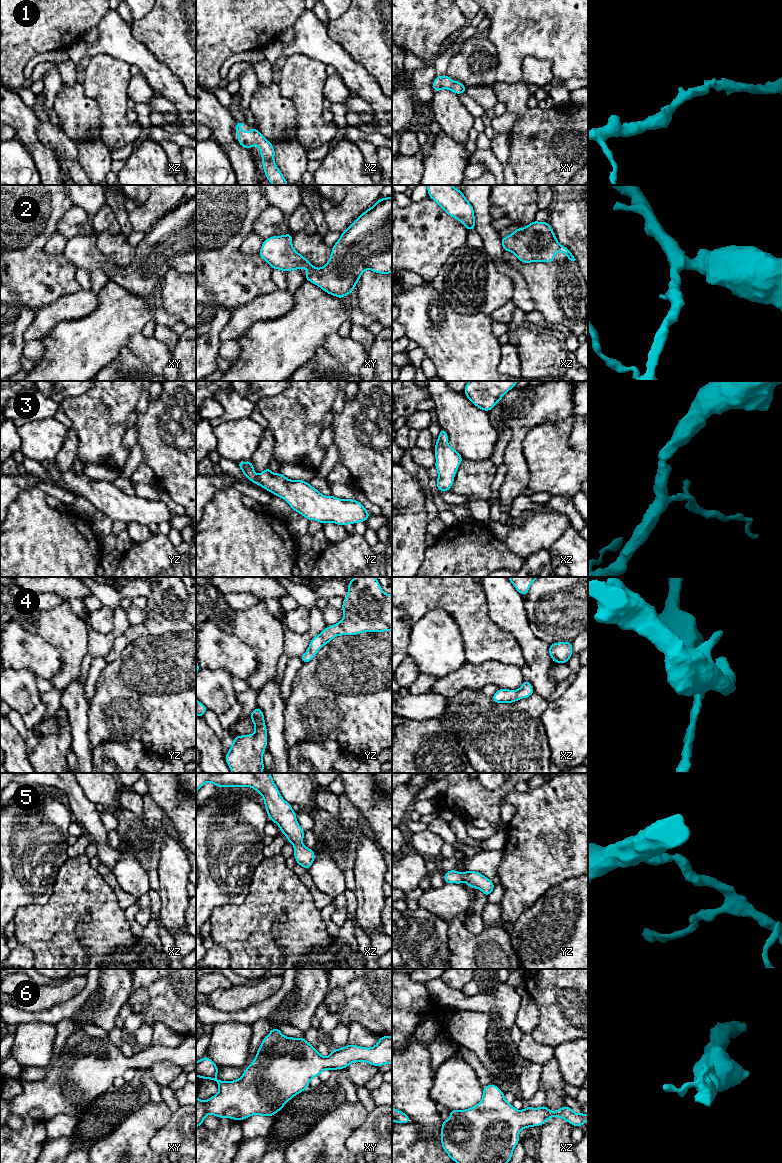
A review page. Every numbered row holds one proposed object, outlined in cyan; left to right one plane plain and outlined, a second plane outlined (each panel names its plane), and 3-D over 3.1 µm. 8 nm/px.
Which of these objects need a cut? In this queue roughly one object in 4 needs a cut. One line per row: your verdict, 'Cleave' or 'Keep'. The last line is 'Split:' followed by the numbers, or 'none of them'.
1: Keep
2: Keep
3: Keep
4: Keep
5: Keep
6: Keep
Split: none of them

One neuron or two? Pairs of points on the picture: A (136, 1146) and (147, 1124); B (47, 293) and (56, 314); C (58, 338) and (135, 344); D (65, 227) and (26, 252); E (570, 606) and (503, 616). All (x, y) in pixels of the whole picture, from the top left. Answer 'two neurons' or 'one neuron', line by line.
A: one neuron
B: two neurons
C: two neurons
D: two neurons
E: two neurons

